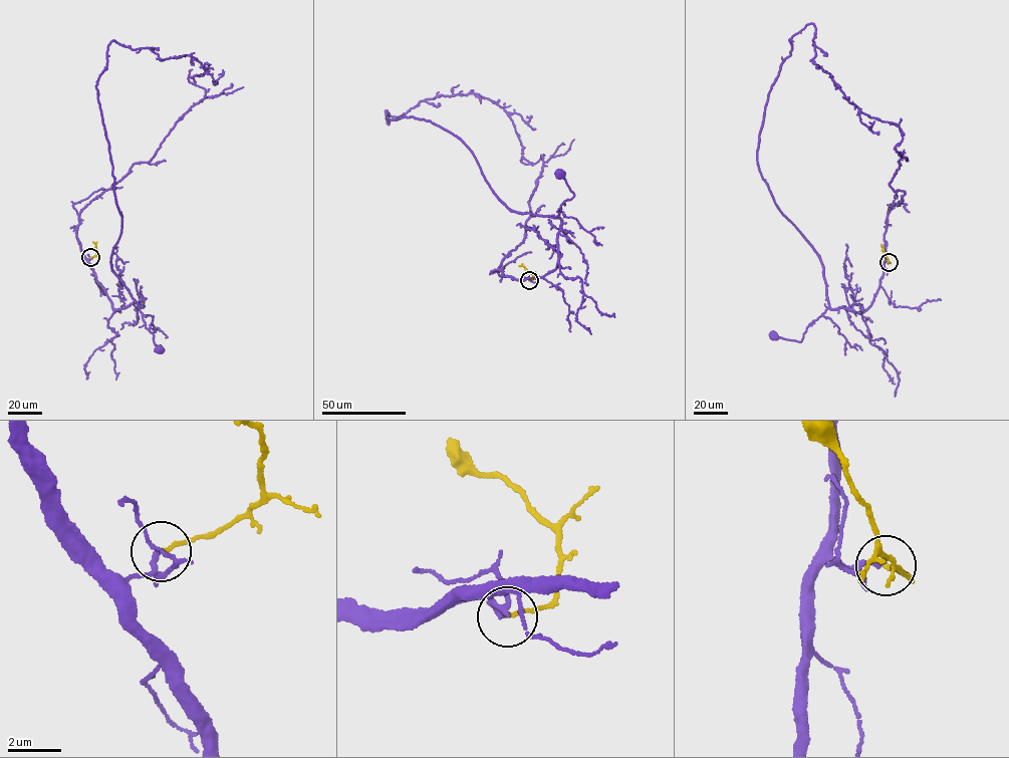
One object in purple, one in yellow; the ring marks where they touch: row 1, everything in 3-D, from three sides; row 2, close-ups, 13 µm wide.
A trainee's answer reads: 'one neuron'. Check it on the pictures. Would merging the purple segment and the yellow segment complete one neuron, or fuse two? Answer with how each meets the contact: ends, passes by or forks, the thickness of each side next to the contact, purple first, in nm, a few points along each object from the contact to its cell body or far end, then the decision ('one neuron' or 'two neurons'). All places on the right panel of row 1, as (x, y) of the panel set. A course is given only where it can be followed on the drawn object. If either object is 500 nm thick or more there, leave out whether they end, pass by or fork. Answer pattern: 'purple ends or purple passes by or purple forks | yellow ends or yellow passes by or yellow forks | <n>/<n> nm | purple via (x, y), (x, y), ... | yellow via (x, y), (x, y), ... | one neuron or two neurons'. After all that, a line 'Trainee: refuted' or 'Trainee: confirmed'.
purple passes by | yellow ends | 130/150 nm | purple via (889, 262), (885, 263), (877, 291), (863, 311), (828, 308), (809, 323), (800, 342), (774, 335) | yellow via (889, 262), (880, 244) | one neuron
Trainee: confirmed

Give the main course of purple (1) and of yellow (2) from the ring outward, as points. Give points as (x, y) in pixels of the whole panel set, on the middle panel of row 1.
1: (529, 280), (541, 277), (557, 264), (561, 219), (556, 217), (560, 204), (573, 196), (559, 174)
2: (529, 280), (532, 275), (519, 265)

